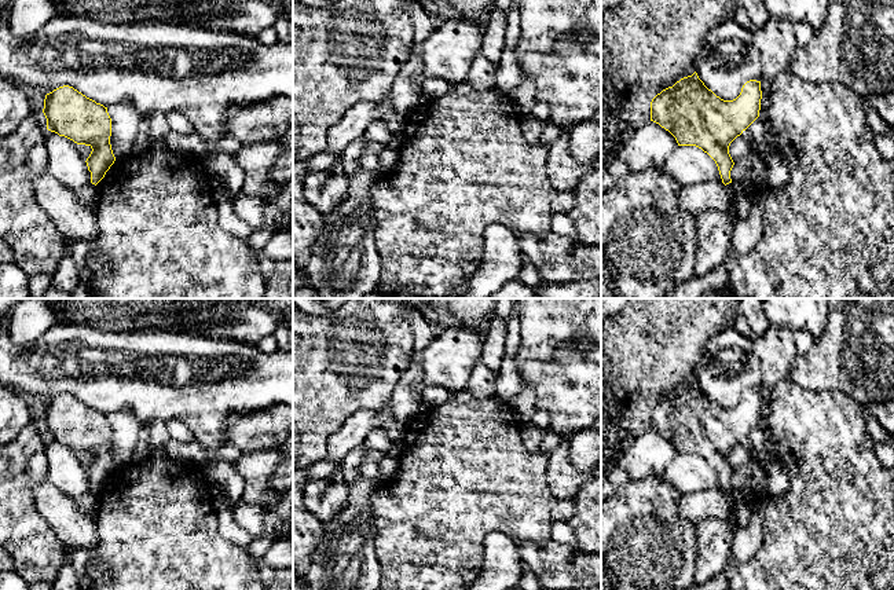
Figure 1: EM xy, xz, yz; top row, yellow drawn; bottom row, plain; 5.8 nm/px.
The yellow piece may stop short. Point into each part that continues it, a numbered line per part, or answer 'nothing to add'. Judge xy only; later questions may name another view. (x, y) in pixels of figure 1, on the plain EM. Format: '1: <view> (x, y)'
nothing to add

